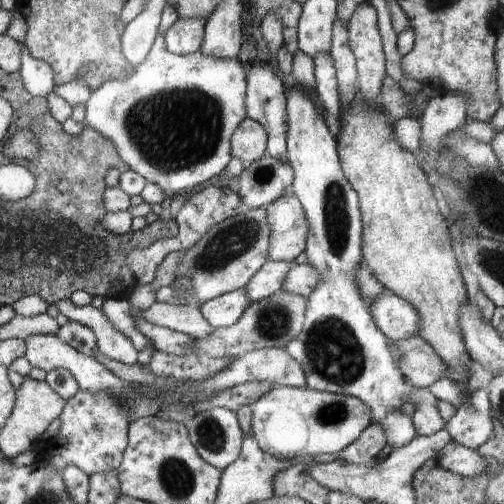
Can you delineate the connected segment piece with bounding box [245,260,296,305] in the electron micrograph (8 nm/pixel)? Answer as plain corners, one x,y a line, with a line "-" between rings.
295,260
293,262
264,262
264,266
252,276
250,282
245,286
250,305
272,296
275,292
282,291
284,278
292,266
296,266

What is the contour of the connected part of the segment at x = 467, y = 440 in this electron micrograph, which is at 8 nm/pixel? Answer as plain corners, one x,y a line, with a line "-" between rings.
478,389
469,394
465,403
457,408
456,414
446,421
446,430
464,448
476,450
491,435
492,407
488,391

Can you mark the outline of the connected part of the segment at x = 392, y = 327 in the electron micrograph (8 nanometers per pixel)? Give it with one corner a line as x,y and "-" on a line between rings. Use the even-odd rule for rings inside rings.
386,287
374,298
370,312
378,330
392,341
418,335
420,316
416,308

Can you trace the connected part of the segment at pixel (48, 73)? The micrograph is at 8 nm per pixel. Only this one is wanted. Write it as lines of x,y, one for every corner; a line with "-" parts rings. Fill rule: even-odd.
22,44
21,55
18,71
22,75
23,84
30,96
46,97
52,93
56,82
54,82
54,72
50,64
40,59
33,59
24,44

